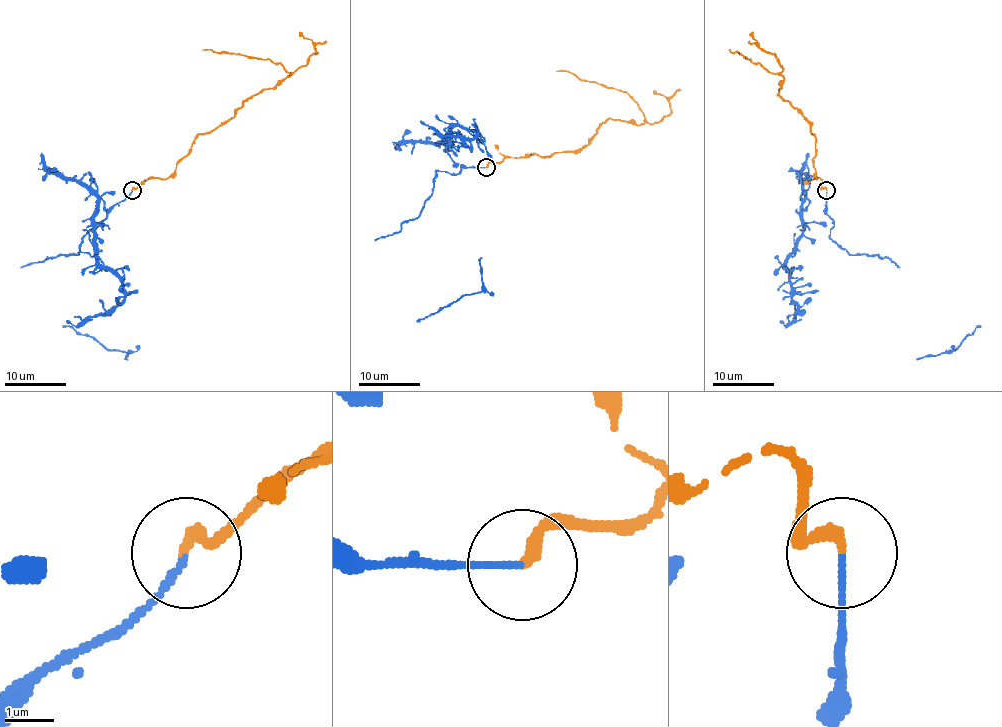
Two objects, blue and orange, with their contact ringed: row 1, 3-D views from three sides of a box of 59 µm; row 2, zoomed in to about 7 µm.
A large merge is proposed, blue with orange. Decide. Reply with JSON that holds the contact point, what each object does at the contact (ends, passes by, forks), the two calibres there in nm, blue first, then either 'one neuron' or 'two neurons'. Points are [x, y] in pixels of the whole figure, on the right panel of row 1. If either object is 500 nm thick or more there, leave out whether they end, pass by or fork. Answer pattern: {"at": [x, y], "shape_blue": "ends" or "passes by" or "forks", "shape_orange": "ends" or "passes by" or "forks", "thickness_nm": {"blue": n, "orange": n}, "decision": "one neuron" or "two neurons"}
{"at": [826, 190], "shape_blue": "ends", "shape_orange": "ends", "thickness_nm": {"blue": 110, "orange": 260}, "decision": "one neuron"}

